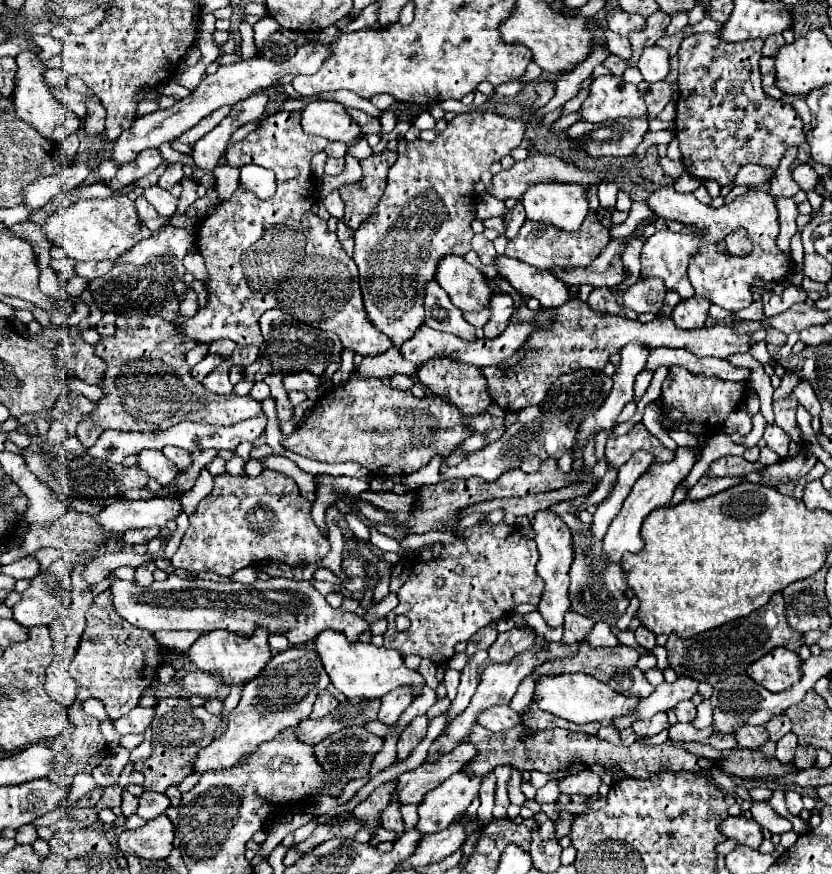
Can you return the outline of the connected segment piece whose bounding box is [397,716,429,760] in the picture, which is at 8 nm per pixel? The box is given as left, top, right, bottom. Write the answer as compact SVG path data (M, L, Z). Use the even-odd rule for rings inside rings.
M427 716L413 718L413 722L399 736L399 742L397 742L399 760L405 760L417 748L417 744L425 738L427 728L429 728L429 718Z

